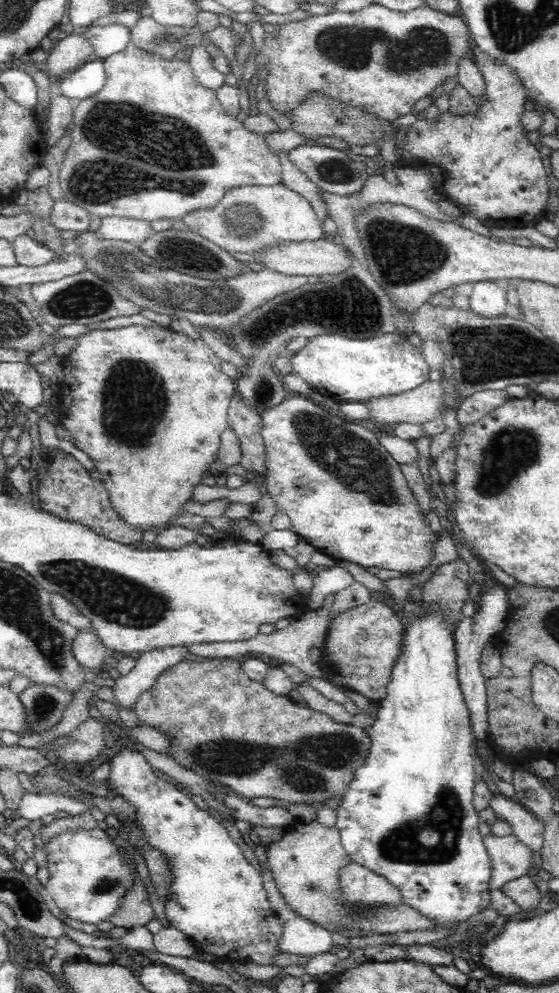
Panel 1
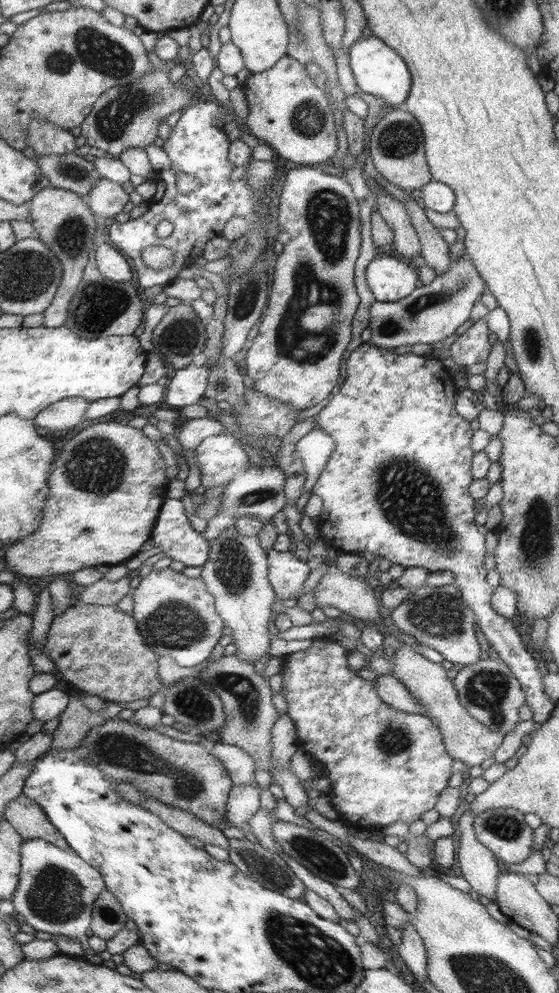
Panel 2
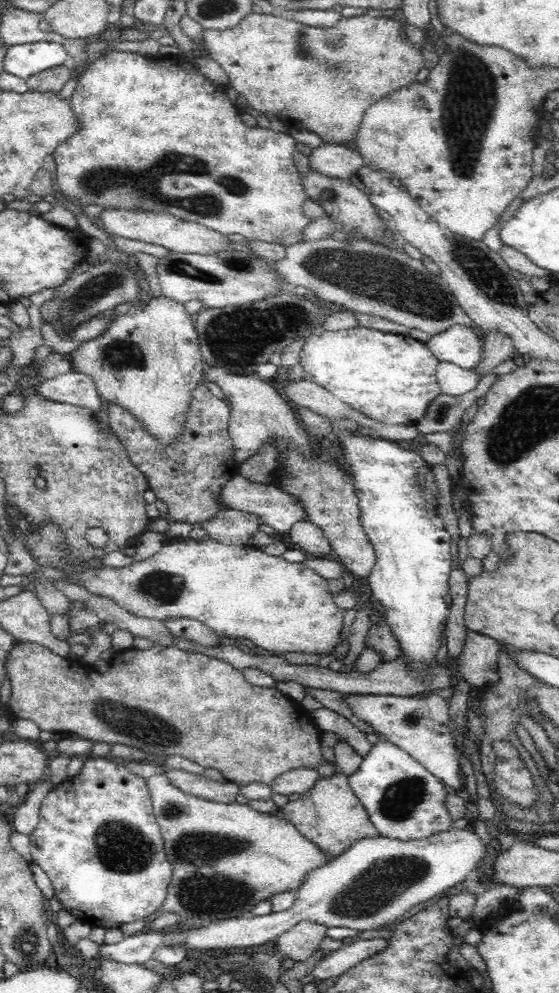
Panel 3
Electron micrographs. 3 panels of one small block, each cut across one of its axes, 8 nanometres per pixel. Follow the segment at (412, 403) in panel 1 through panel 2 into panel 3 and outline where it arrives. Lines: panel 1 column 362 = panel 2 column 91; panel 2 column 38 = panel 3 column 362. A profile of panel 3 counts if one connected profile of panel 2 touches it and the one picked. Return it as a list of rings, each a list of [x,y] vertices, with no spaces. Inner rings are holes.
[[[288,377],[285,382],[280,384],[280,394],[284,394],[280,396],[286,396],[290,400],[290,403],[307,408],[321,415],[323,419],[330,419],[336,416],[352,416],[354,420],[360,422],[362,427],[375,429],[380,433],[381,439],[392,443],[413,440],[419,436],[416,427],[386,427],[382,424],[376,424],[362,415],[358,415],[356,411],[350,410],[350,407],[338,401],[326,389],[308,379],[298,378],[296,380],[293,377]]]

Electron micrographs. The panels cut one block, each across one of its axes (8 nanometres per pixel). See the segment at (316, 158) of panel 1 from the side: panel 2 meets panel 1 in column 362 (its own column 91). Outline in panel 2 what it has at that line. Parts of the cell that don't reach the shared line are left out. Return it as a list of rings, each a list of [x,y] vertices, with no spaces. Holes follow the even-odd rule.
[[[77,153],[38,156],[36,160],[49,176],[54,187],[81,195],[88,195],[103,177],[95,161],[88,161]]]

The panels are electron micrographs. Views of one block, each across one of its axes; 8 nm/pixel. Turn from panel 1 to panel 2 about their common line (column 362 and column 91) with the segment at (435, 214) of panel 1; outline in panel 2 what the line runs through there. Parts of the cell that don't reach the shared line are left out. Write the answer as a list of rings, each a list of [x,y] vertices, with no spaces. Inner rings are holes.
[[[102,177],[89,192],[90,206],[98,216],[115,218],[128,206],[130,197],[123,183]]]

